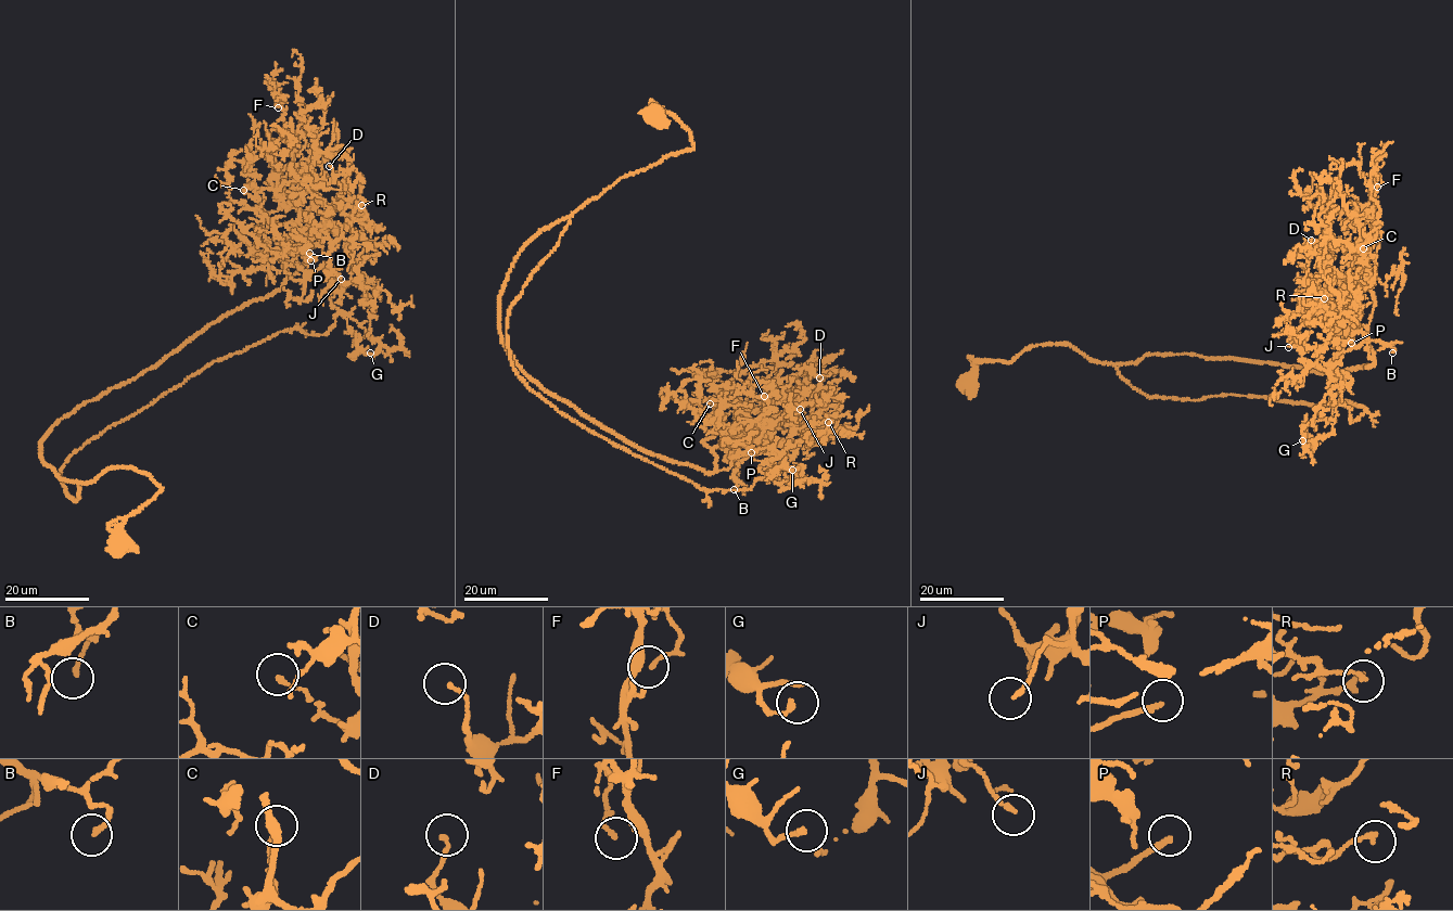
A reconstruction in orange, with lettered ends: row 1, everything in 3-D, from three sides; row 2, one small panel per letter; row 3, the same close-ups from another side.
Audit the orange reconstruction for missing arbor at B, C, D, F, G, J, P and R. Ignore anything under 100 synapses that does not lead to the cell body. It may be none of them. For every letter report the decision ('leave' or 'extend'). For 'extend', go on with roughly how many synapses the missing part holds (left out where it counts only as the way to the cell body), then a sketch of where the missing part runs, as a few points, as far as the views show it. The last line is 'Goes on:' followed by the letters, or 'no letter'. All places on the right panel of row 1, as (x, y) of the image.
B: leave
C: leave
D: leave
F: leave
G: leave
J: leave
P: extend | 120 syn | (1351, 343), (1336, 339), (1327, 331), (1290, 332)
R: leave
Goes on: P

